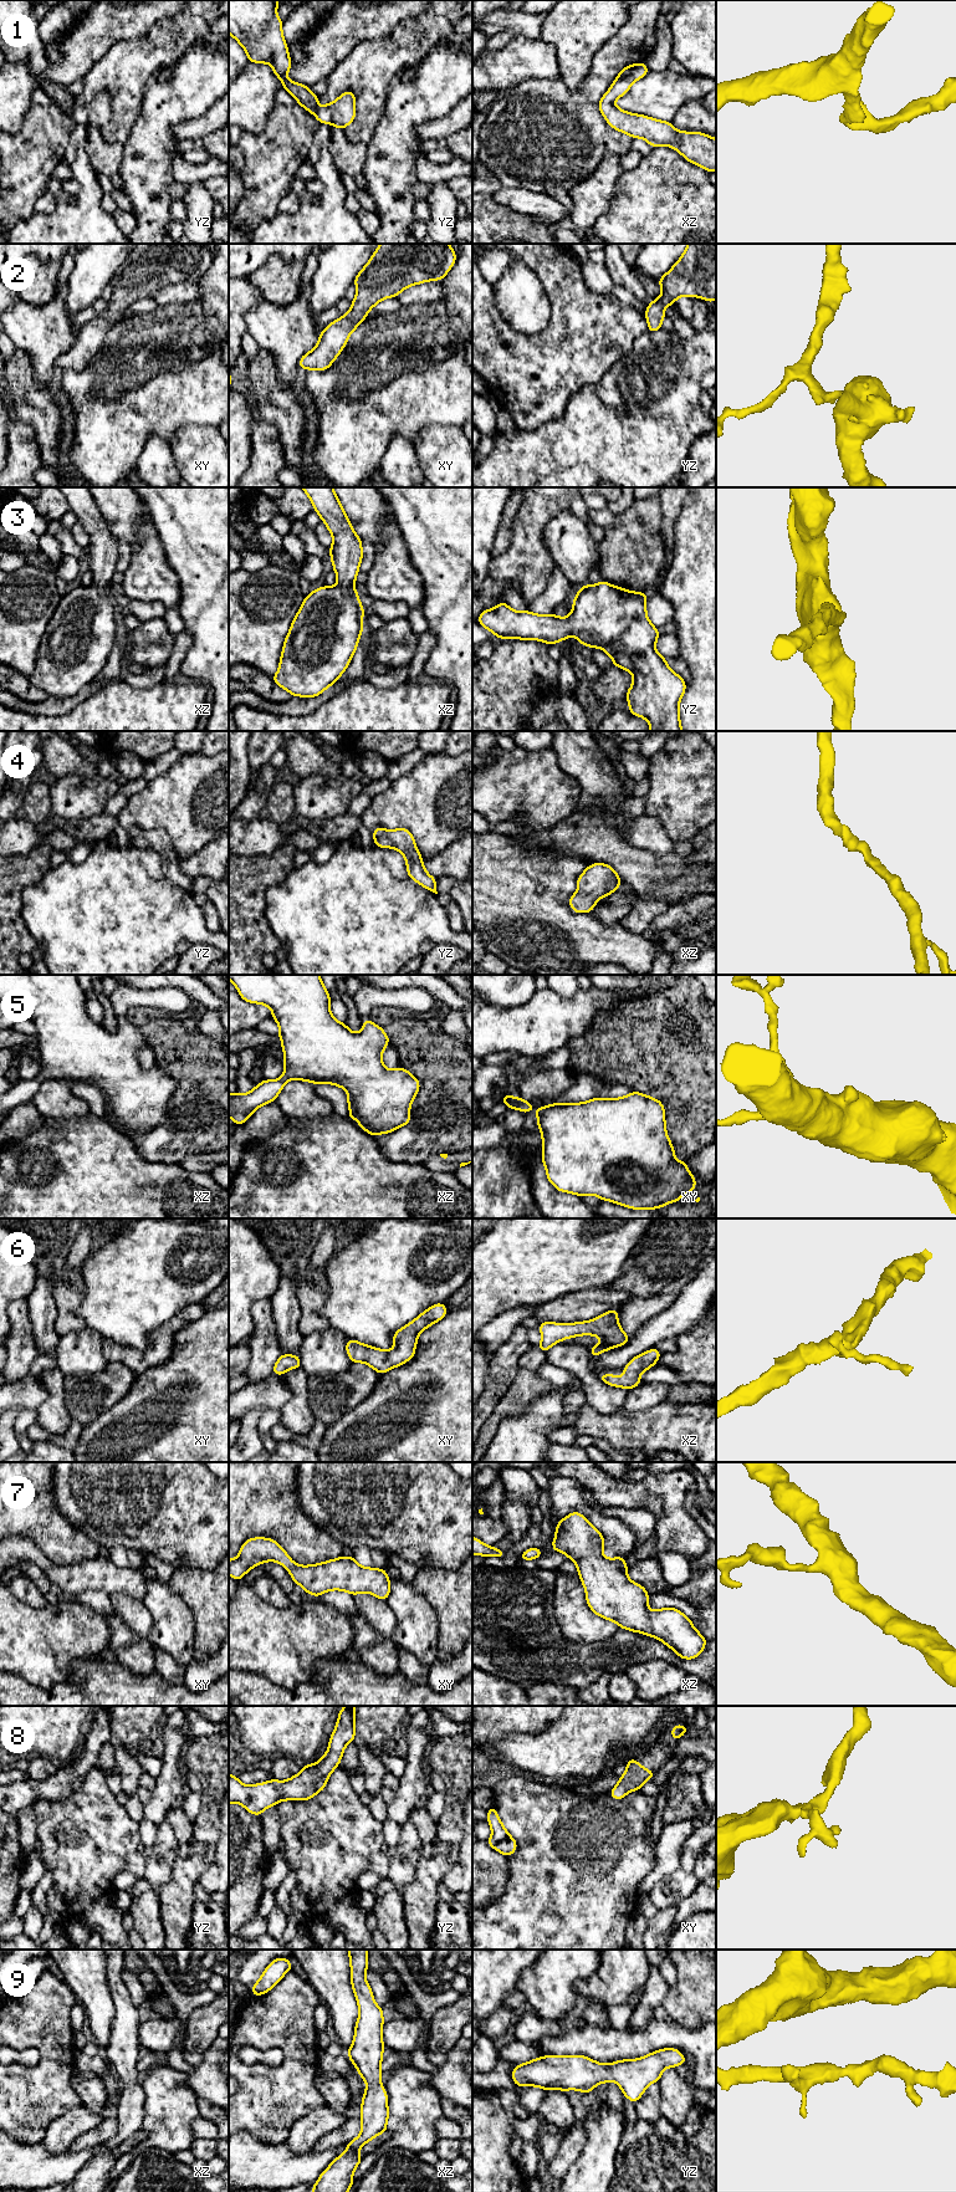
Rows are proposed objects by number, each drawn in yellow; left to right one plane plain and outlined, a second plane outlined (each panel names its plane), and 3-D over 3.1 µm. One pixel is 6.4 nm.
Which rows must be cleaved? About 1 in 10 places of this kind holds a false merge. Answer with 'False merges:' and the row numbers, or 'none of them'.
False merges: none of them

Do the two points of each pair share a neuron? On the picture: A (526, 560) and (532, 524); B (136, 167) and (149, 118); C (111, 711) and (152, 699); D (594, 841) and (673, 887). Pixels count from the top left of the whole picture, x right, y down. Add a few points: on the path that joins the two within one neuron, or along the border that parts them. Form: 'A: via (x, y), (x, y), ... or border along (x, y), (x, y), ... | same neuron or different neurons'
A: via (527, 551), (527, 532) | same neuron
B: via (148, 154), (149, 131) | same neuron
C: via (121, 711), (139, 711), (142, 709) | same neuron
D: border along (691, 870), (674, 878), (666, 878), (653, 888) | different neurons

